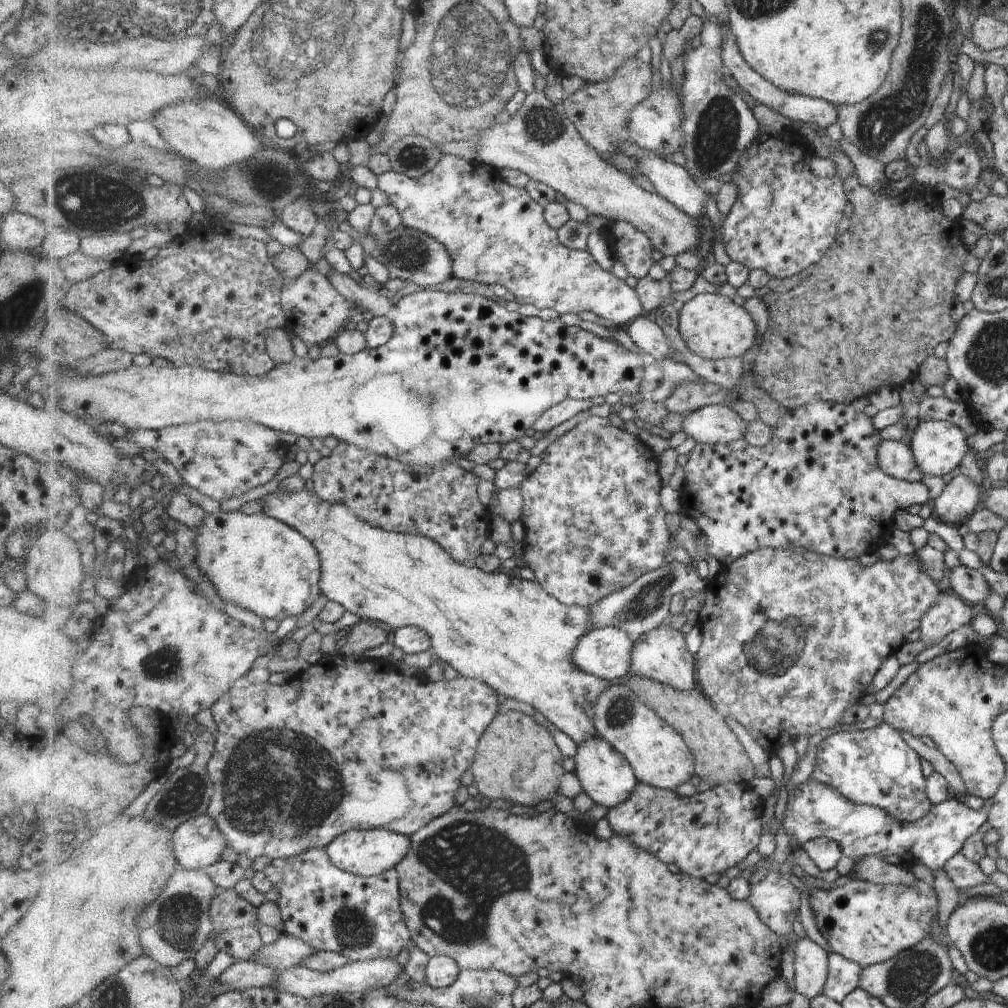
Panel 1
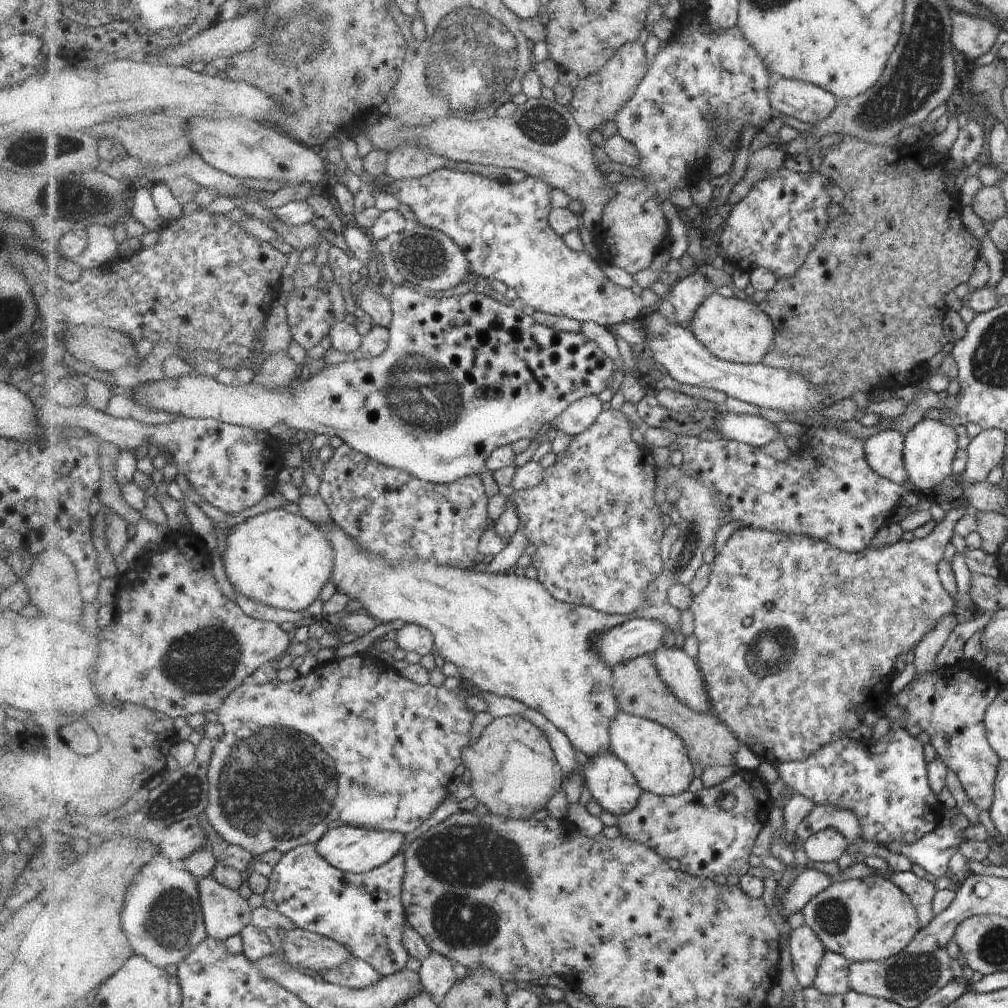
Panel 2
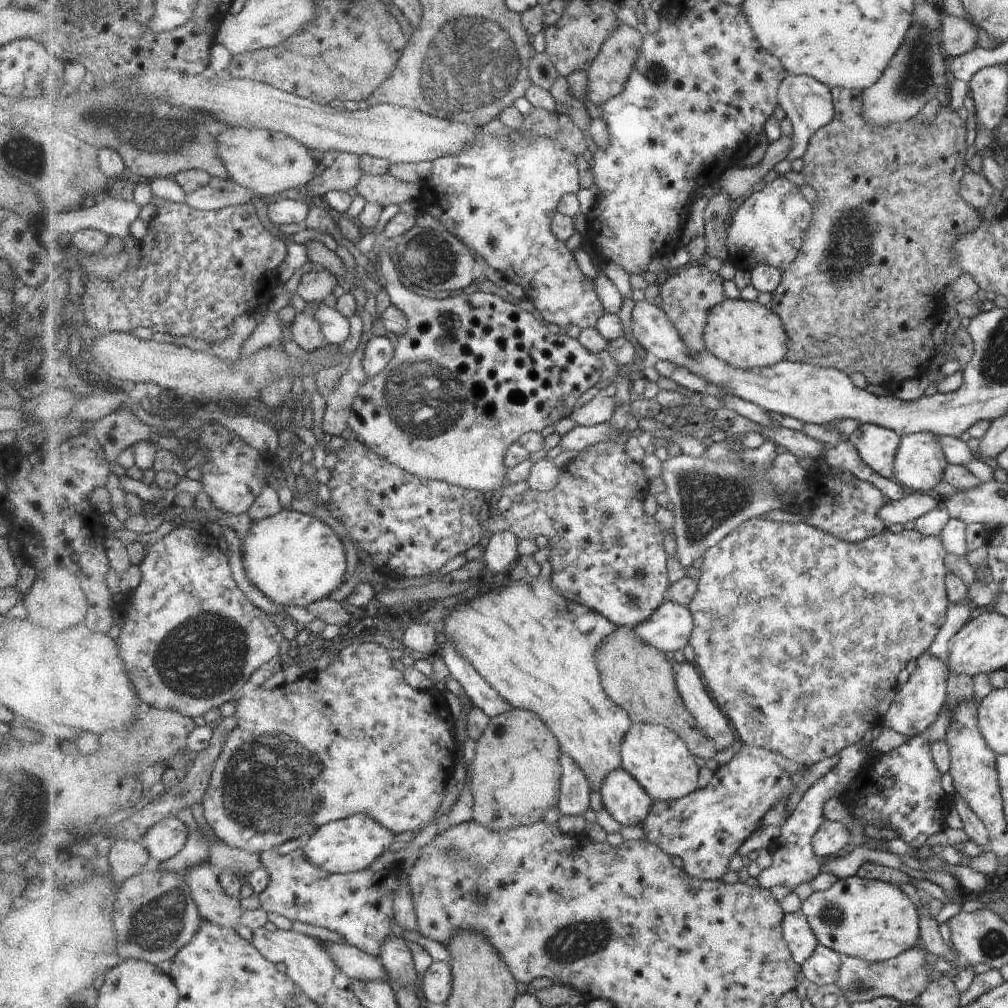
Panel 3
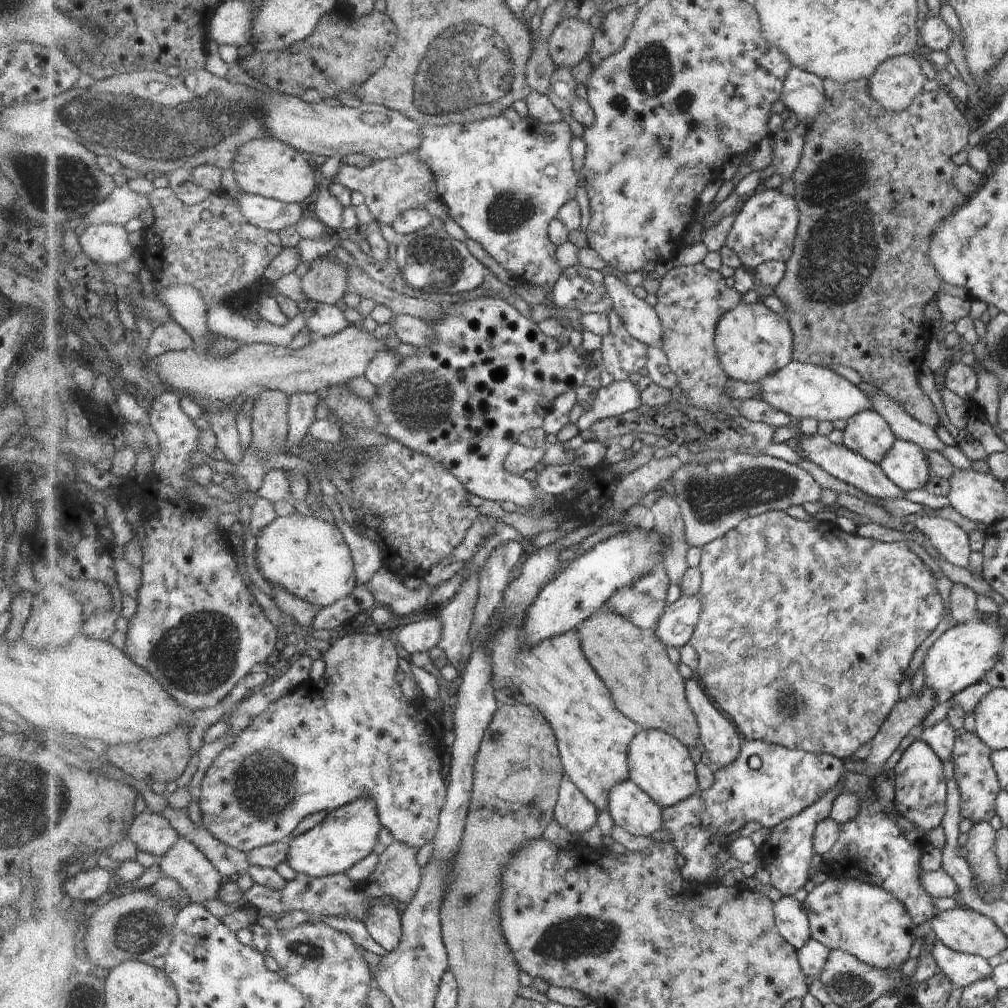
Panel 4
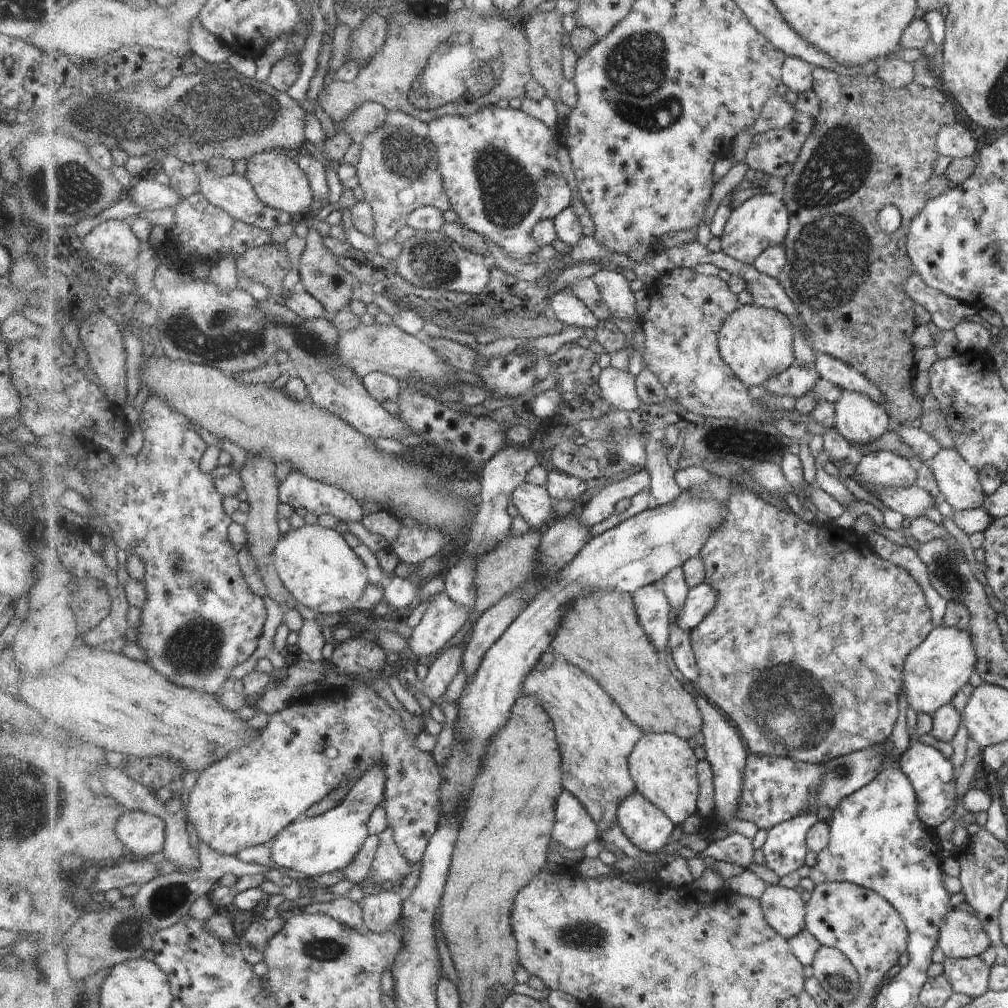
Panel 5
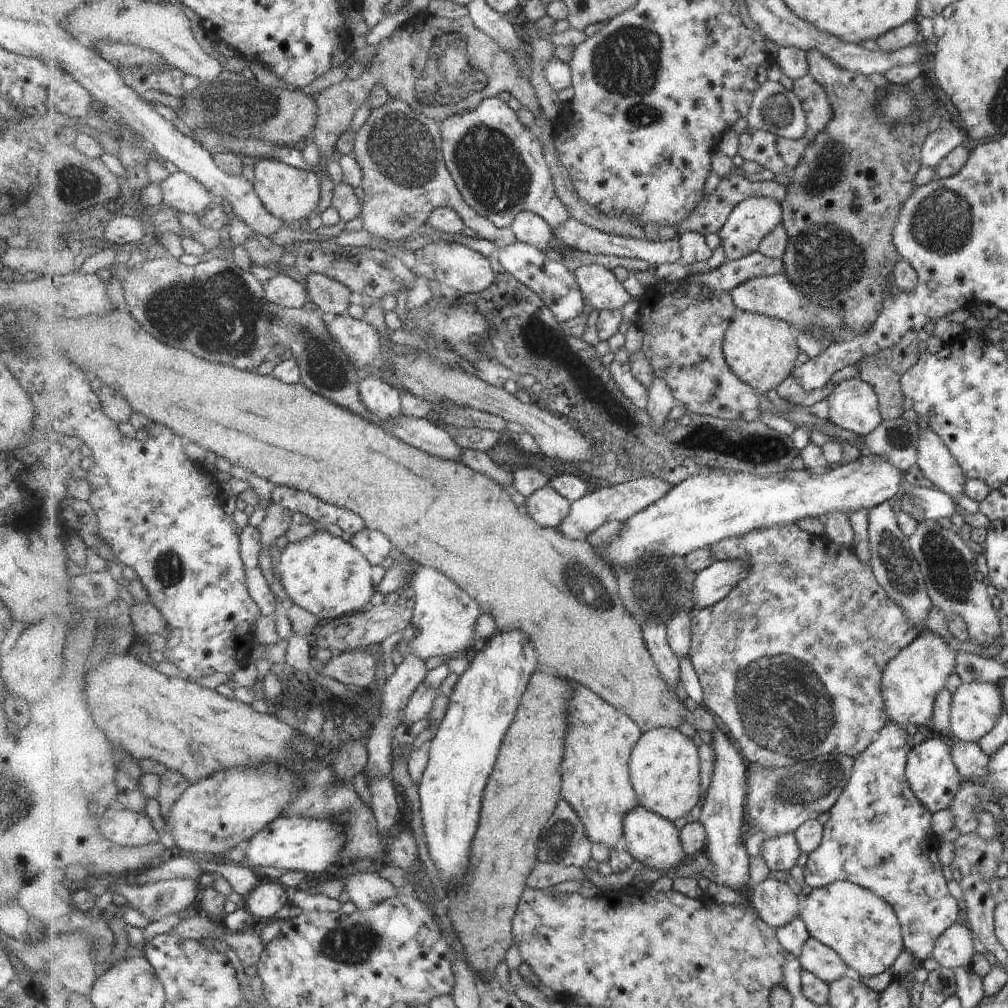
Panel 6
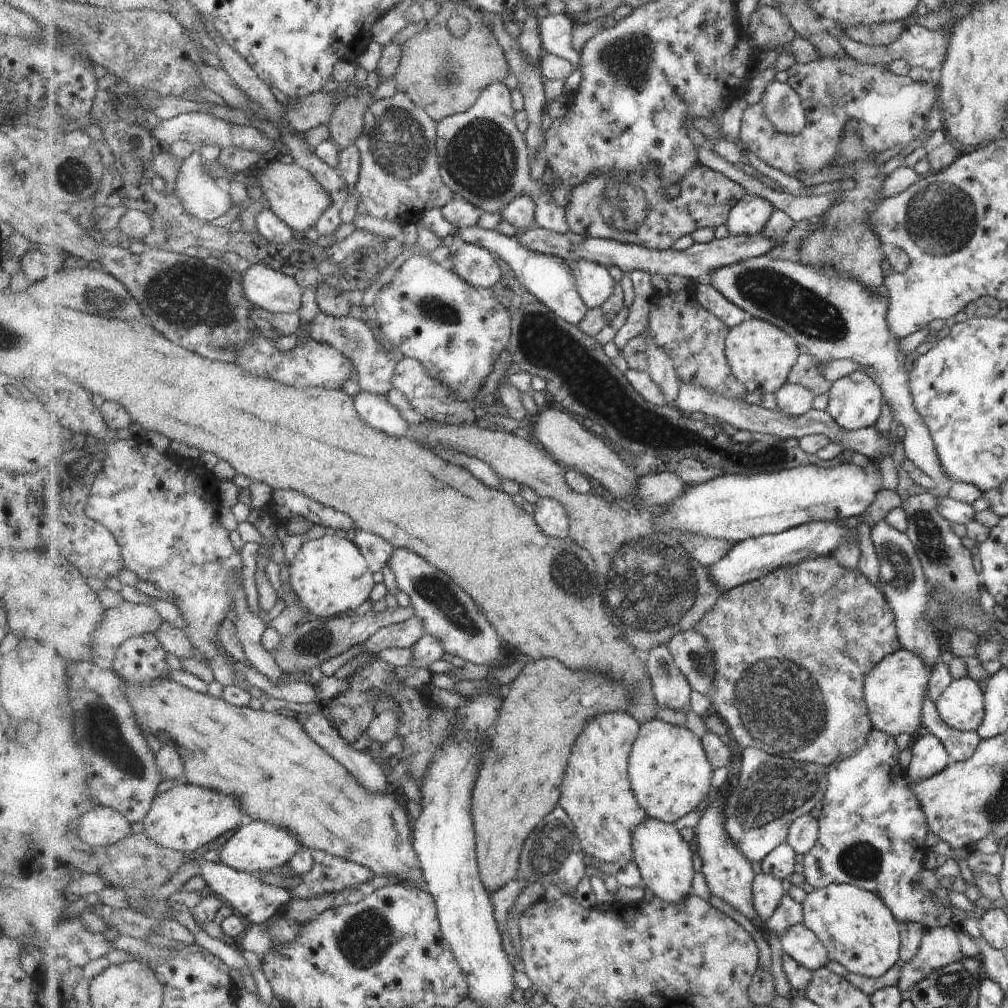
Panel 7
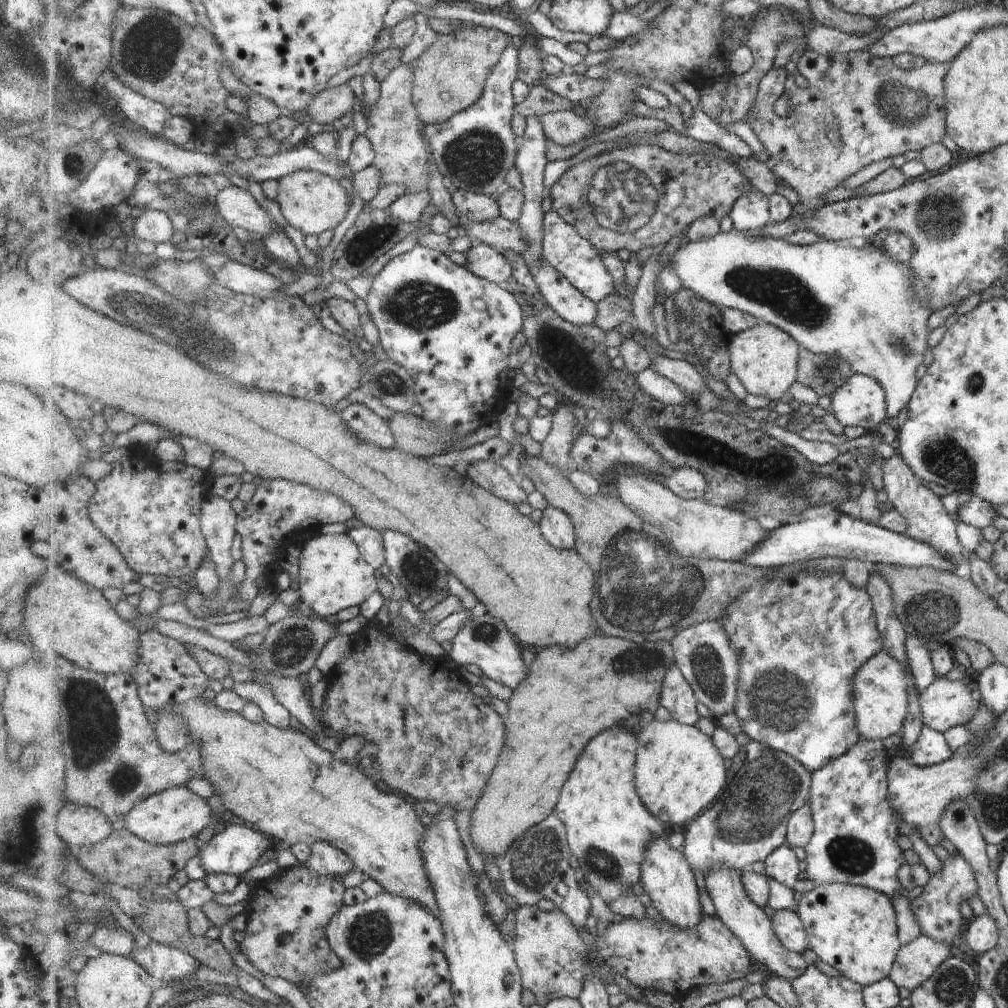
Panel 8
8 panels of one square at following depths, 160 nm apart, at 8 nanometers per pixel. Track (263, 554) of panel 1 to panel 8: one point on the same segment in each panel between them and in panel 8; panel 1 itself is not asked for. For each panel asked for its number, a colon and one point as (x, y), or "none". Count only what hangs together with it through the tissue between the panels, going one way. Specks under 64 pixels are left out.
2: (281, 559)
3: (293, 558)
4: (308, 556)
5: (321, 570)
6: (327, 576)
7: (330, 576)
8: (333, 574)

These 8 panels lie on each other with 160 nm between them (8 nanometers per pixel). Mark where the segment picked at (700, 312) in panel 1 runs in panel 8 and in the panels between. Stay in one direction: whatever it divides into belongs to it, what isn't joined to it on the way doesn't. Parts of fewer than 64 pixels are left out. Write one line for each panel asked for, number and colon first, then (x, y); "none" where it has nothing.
2: (734, 330)
3: (746, 335)
4: (753, 342)
5: (756, 342)
6: (762, 351)
7: (762, 355)
8: (765, 359)

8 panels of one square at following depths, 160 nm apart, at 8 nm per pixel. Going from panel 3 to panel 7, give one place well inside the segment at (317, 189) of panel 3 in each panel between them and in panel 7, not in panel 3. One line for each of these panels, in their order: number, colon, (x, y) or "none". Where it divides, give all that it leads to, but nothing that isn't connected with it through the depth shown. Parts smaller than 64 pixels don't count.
4: (392, 186)
5: (398, 172)
6: (400, 151)
7: (400, 179)

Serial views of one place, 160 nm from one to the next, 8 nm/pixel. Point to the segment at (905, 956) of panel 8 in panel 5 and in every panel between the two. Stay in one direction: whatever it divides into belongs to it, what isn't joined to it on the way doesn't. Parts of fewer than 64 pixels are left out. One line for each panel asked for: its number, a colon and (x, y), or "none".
5: (960, 935)
6: (955, 945)
7: (938, 947)

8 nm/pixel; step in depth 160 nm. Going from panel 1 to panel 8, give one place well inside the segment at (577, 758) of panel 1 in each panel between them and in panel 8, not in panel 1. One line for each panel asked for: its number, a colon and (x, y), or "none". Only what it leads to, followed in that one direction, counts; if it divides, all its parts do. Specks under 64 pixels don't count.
2: (610, 781)
3: (627, 802)
4: (637, 812)
5: (647, 826)
6: (648, 837)
7: (665, 861)
8: (668, 879)

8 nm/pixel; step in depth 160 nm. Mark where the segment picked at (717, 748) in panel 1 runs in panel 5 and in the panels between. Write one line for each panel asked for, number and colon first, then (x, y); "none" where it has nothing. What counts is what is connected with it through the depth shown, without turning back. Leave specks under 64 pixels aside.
2: (639, 688)
3: (637, 677)
4: (647, 687)
5: (610, 645)

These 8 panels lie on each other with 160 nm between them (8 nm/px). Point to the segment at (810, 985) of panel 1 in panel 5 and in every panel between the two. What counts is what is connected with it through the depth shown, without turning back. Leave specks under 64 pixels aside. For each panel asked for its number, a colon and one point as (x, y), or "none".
2: (807, 951)
3: (802, 941)
4: (792, 920)
5: (786, 911)

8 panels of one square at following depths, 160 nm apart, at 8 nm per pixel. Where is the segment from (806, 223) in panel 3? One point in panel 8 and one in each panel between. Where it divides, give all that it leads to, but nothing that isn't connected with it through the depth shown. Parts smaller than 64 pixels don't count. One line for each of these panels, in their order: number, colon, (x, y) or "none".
4: (765, 229)
5: (762, 222)
6: (750, 223)
7: (749, 216)
8: (751, 212)

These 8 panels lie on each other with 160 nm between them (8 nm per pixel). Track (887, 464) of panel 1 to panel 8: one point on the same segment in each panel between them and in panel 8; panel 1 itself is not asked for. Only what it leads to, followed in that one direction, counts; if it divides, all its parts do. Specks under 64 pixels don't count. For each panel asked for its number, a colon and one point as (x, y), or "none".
2: (883, 450)
3: (876, 446)
4: (867, 434)
5: (859, 420)
6: (854, 406)
7: (855, 402)
8: (860, 401)

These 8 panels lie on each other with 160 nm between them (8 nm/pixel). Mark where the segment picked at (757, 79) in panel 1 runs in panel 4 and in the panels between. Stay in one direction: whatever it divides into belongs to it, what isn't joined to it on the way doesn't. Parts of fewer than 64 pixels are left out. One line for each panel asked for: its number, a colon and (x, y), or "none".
2: (807, 102)
3: (809, 104)
4: (804, 94)

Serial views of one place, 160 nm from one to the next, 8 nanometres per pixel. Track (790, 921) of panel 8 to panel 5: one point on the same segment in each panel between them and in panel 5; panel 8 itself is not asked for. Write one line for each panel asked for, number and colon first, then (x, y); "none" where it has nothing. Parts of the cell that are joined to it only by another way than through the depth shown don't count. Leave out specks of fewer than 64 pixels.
5: (837, 975)
6: (816, 957)
7: (801, 943)

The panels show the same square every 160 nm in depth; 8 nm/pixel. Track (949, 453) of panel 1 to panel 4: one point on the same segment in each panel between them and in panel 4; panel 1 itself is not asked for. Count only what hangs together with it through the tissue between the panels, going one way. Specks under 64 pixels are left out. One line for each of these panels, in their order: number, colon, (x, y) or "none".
2: (929, 446)
3: (919, 463)
4: (905, 464)

